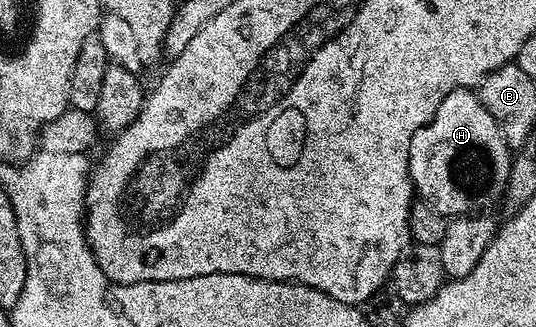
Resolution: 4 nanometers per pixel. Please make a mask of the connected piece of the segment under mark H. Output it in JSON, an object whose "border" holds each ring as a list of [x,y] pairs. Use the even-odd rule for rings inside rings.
{"border":[[[458,87],[436,109],[432,121],[416,129],[408,155],[410,181],[417,198],[436,213],[465,217],[482,213],[507,194],[512,170],[512,148],[506,143],[500,125],[484,109],[473,90]]]}

